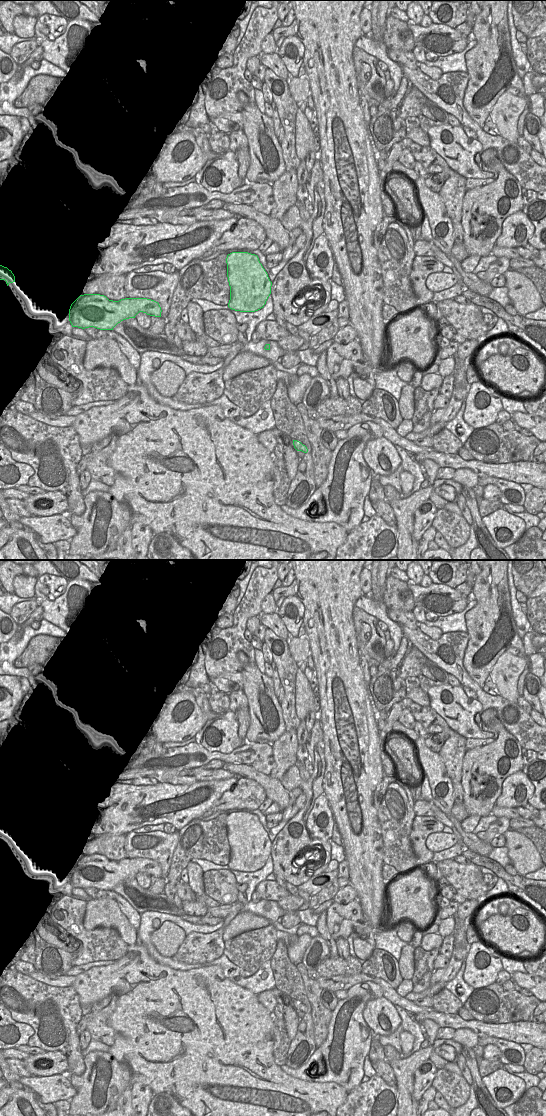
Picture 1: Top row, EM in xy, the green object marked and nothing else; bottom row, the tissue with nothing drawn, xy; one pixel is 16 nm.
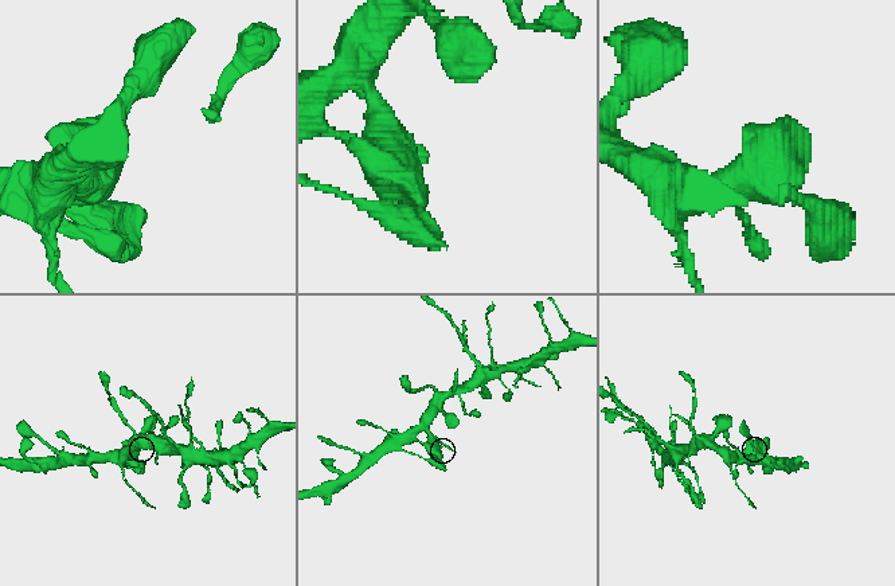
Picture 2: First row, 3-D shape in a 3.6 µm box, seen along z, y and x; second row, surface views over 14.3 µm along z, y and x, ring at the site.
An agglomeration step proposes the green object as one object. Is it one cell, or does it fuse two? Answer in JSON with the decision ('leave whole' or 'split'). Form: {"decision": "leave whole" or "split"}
{"decision": "leave whole"}

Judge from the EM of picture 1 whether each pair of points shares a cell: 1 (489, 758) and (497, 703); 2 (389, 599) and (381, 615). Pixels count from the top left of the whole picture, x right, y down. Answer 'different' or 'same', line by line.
1: different
2: different

